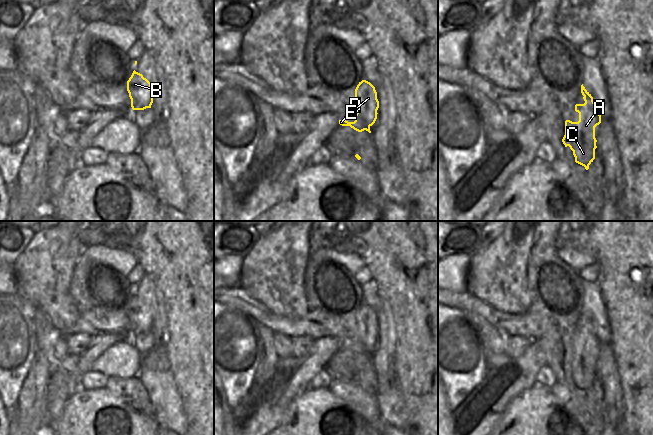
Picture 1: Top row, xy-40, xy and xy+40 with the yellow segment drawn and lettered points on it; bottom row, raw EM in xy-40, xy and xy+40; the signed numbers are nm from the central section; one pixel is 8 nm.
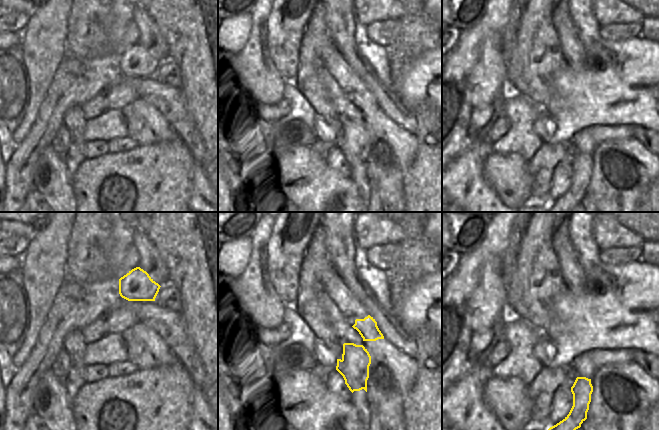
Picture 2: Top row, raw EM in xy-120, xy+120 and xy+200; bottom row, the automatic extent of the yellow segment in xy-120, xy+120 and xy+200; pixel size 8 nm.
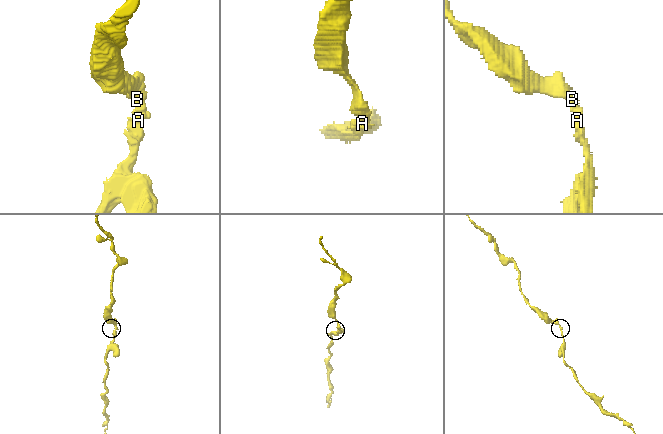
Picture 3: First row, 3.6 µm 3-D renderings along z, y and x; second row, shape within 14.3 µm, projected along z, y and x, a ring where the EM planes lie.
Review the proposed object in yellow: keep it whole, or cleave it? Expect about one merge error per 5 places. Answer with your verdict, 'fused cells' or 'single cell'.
single cell

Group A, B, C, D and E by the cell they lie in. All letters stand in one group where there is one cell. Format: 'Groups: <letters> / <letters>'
Groups: A B C D E.

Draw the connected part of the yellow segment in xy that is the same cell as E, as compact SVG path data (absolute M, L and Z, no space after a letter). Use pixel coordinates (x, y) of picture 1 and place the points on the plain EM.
M362 304L355 313L355 323L357 325L357 337L354 346L339 344L342 350L350 350L358 356L370 355L370 351L377 343L379 325L375 311L368 305Z

